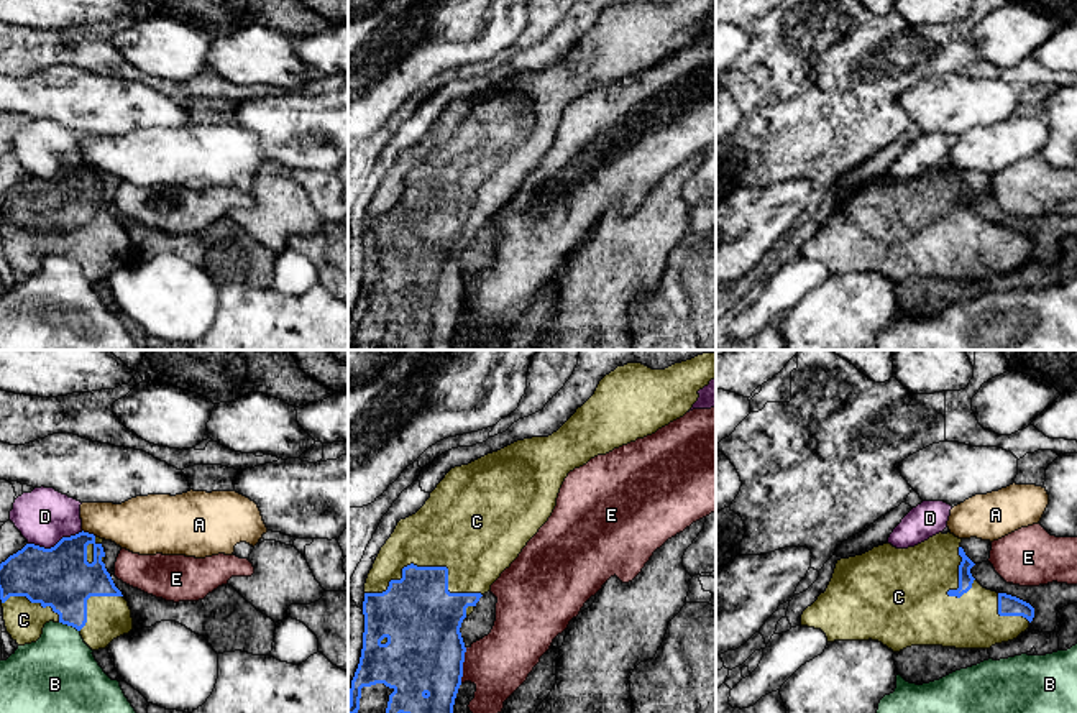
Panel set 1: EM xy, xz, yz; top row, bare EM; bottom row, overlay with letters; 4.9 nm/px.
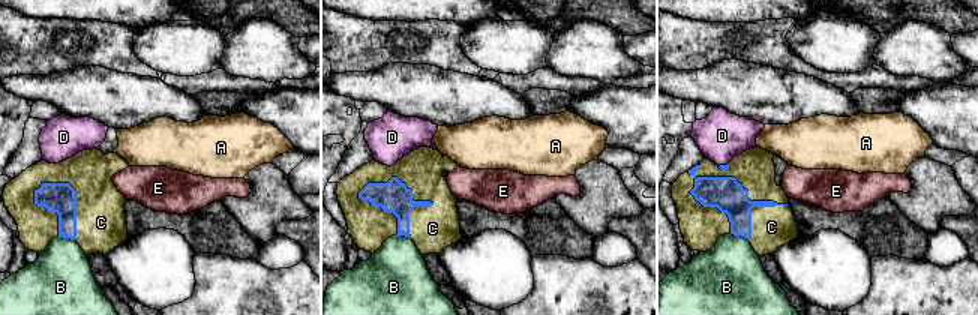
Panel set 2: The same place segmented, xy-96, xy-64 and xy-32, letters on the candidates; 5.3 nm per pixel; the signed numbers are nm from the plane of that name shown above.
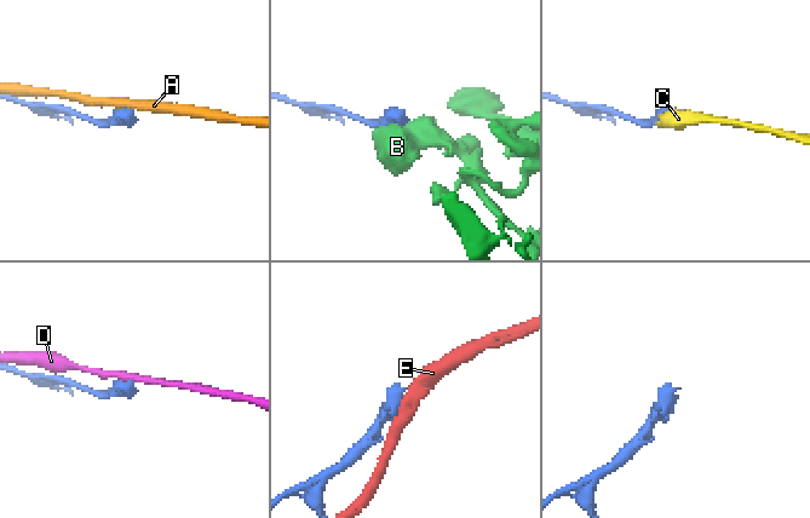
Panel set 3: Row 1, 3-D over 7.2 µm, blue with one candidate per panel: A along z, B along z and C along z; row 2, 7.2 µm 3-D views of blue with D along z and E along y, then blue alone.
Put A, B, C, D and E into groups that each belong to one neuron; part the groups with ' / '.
A / B / C / D / E

